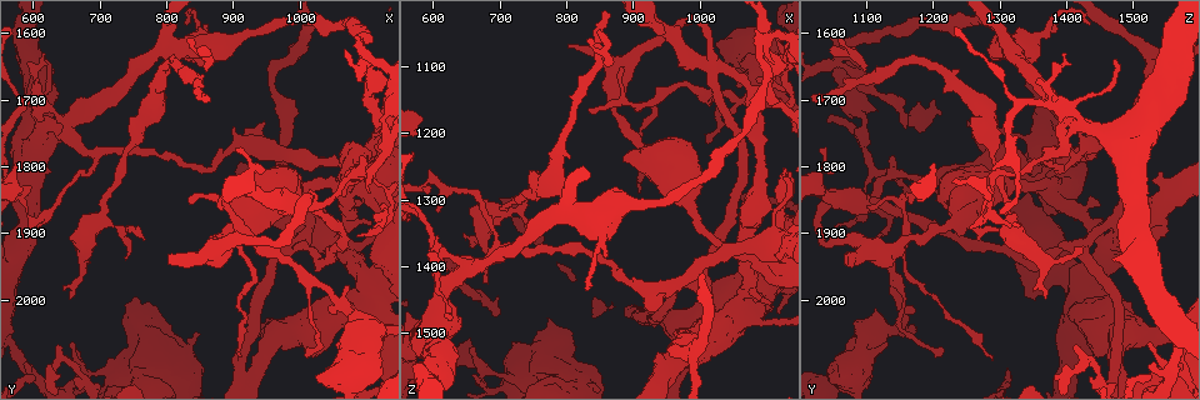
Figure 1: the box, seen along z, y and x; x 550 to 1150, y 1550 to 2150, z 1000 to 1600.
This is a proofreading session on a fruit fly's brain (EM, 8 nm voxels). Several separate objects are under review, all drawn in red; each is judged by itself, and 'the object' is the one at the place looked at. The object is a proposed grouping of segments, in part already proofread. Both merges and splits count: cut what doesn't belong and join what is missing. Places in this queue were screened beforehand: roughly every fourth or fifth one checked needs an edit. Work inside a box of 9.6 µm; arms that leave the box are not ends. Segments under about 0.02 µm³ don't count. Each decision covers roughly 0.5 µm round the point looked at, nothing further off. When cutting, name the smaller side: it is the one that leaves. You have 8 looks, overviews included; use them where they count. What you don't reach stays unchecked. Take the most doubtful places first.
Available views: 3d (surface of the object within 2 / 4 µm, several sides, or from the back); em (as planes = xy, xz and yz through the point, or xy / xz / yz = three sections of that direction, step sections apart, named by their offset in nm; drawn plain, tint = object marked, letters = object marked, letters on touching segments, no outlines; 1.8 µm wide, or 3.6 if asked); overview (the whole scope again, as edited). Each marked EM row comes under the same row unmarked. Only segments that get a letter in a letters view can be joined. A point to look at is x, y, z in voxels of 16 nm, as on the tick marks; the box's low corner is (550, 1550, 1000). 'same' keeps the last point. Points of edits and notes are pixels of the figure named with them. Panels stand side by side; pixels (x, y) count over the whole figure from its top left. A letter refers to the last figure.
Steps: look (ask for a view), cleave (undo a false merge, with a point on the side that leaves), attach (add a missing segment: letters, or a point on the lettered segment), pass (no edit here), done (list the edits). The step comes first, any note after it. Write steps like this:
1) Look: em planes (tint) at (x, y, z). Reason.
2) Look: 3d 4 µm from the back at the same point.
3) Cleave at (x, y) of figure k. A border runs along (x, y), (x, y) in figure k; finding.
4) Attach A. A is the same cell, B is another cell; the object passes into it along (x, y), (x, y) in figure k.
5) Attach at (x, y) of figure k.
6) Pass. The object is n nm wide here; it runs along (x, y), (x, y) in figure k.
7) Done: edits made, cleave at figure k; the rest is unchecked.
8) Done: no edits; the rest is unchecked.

Look: 3d 2 µm at (1090, 1810, 1130). Arms part here.

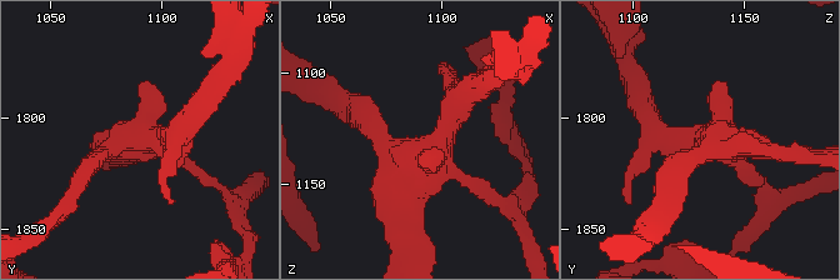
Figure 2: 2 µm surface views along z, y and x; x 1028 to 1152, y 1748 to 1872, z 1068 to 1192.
Look: em xy step 8 (tint) at (1094, 1811, 1134).

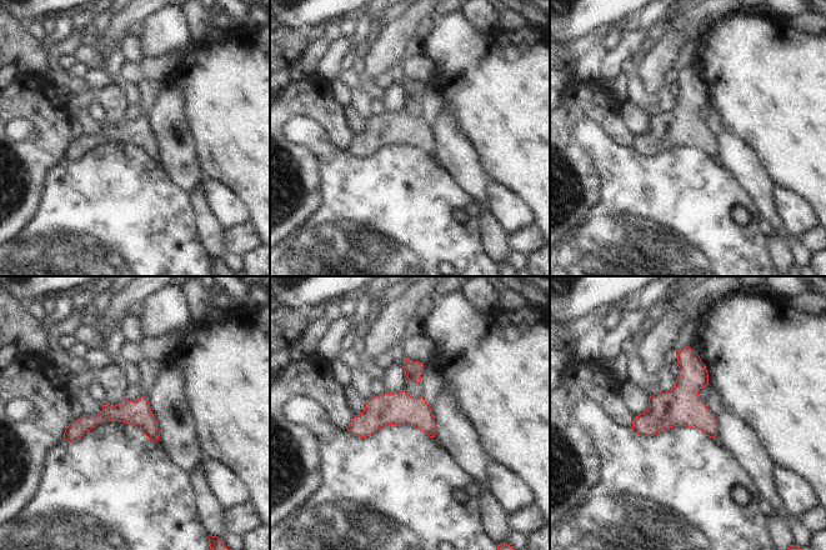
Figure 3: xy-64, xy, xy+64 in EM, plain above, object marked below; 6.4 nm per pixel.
Look: em planes (letters) at the same point.

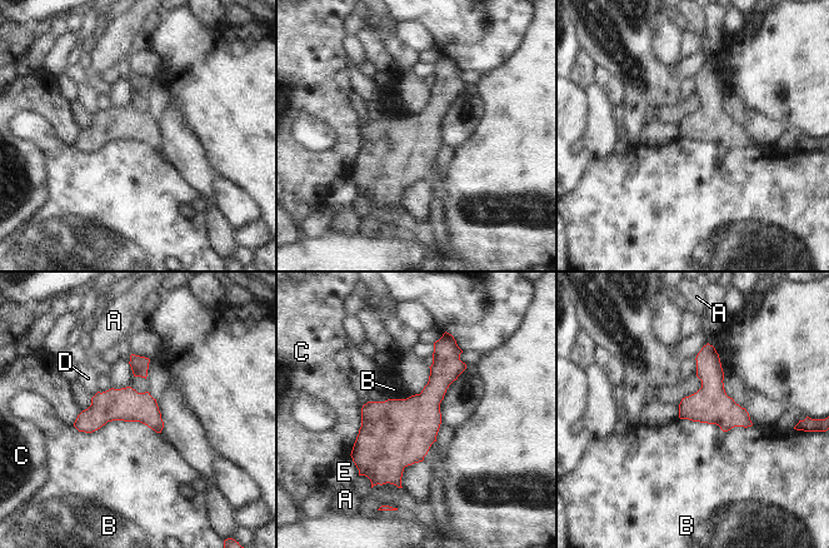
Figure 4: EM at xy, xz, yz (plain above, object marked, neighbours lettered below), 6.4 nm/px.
Pass. The longest contact is with B, 550 nm; A, B, C, D and E are other cells; a border runs along (74, 426), (139, 421), (159, 433) in figure 4; continuous, no second cell.

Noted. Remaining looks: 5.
Look: 3d 2 µm at (655, 2000, 1370). An open end.

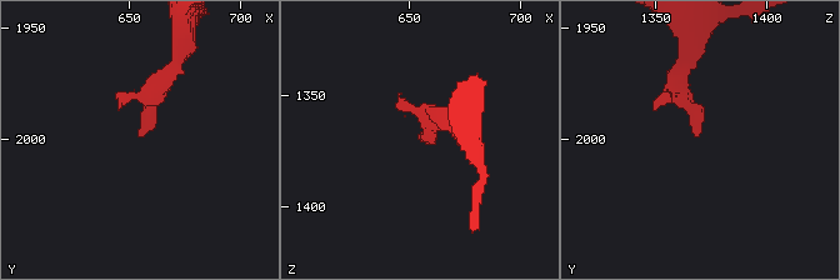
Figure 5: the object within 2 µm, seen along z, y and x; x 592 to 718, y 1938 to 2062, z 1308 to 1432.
Look: em planes (letters) at (656, 1999, 1369).

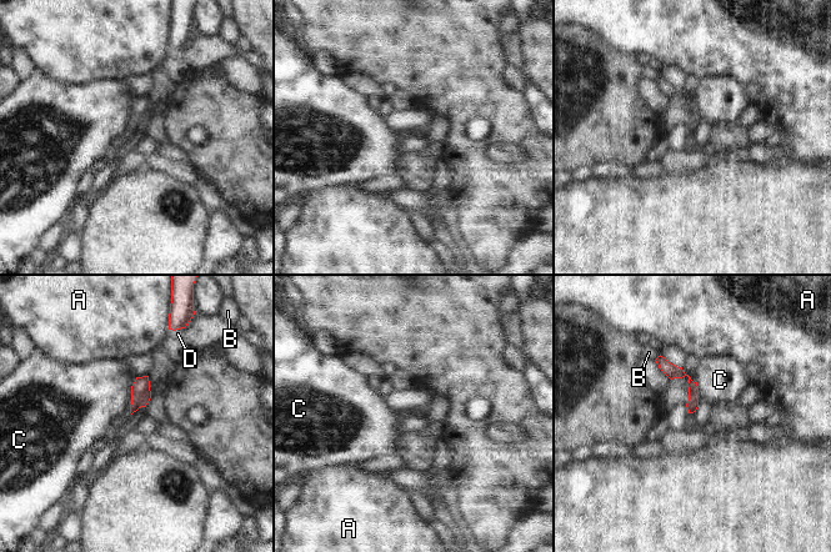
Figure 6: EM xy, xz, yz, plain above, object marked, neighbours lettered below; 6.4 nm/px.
Pass. A, B, C and D are other cells; a border runs along (695, 381), (699, 391) in figure 6; none of them fits.

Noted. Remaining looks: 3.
Look: 3d 2 µm from the back at (595, 2110, 1560).

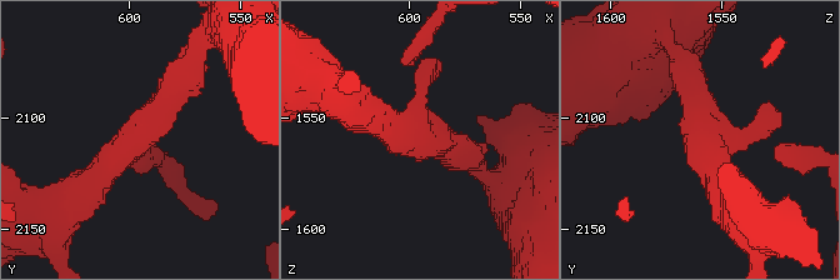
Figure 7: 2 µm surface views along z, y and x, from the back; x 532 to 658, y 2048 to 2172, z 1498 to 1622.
Look: em yz step 4 (tint) at (597, 2109, 1557). 3 arms meet here.

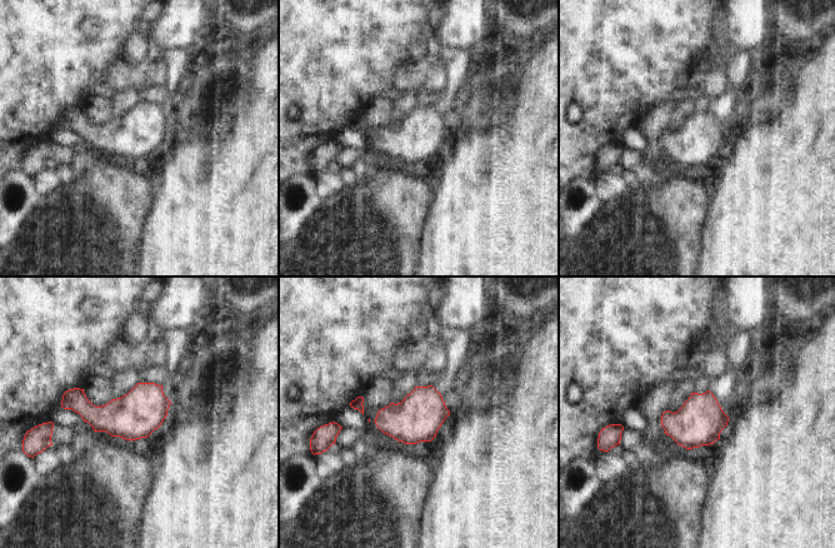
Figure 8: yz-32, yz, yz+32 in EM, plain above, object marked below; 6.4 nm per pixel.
Look: em planes (letters) at the same point. Cut it another way.

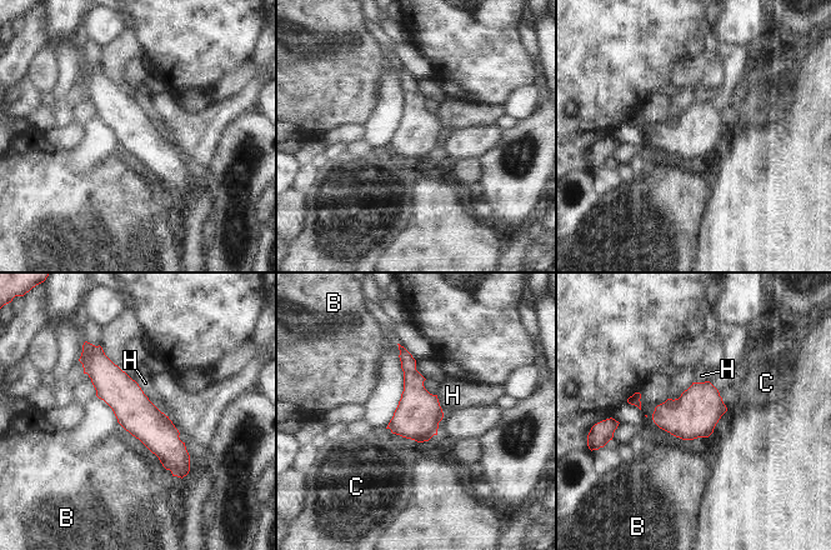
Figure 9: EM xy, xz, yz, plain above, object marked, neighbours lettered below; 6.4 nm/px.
Pass. B, C and H are other cells; a border runs along (124, 371), (168, 416) in figure 9; all the same cell.

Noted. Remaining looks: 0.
Done: no edits; the rest is unchecked.

